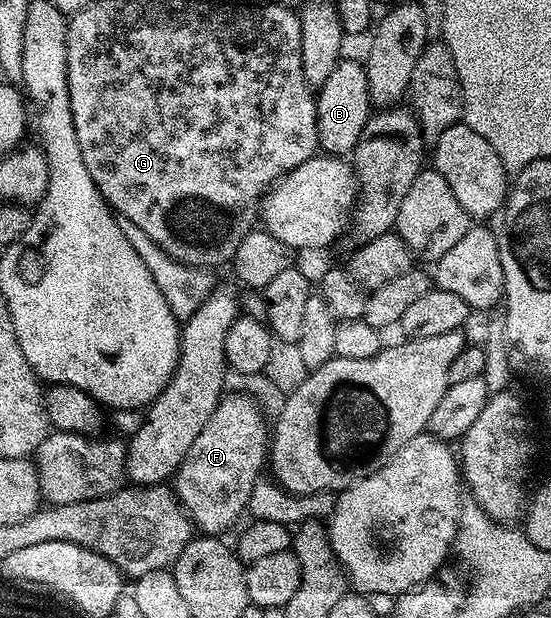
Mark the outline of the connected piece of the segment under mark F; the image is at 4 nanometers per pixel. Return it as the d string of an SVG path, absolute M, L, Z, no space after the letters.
M228 392L217 403L213 415L209 415L209 423L201 427L201 435L193 439L193 447L189 447L189 455L179 464L173 478L175 498L183 504L184 511L191 518L192 526L203 535L223 535L223 532L246 511L252 504L251 492L261 480L265 462L269 457L269 425L263 422L264 410L254 397L246 393Z

